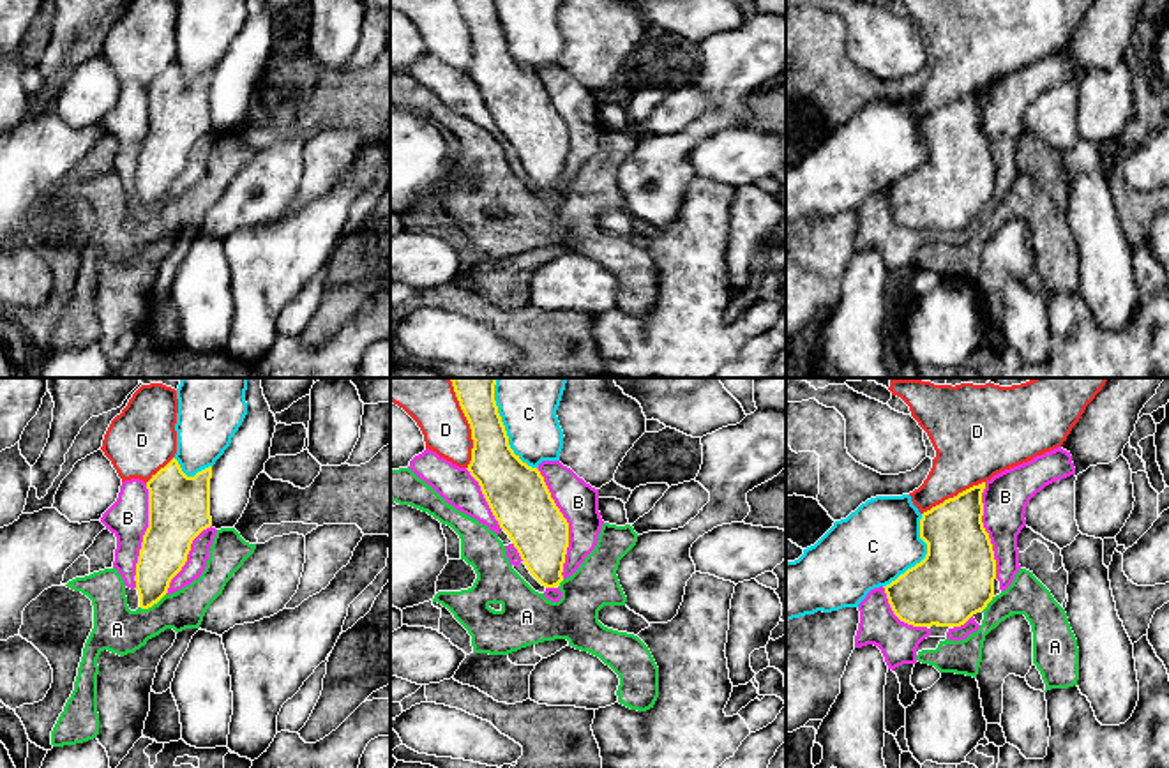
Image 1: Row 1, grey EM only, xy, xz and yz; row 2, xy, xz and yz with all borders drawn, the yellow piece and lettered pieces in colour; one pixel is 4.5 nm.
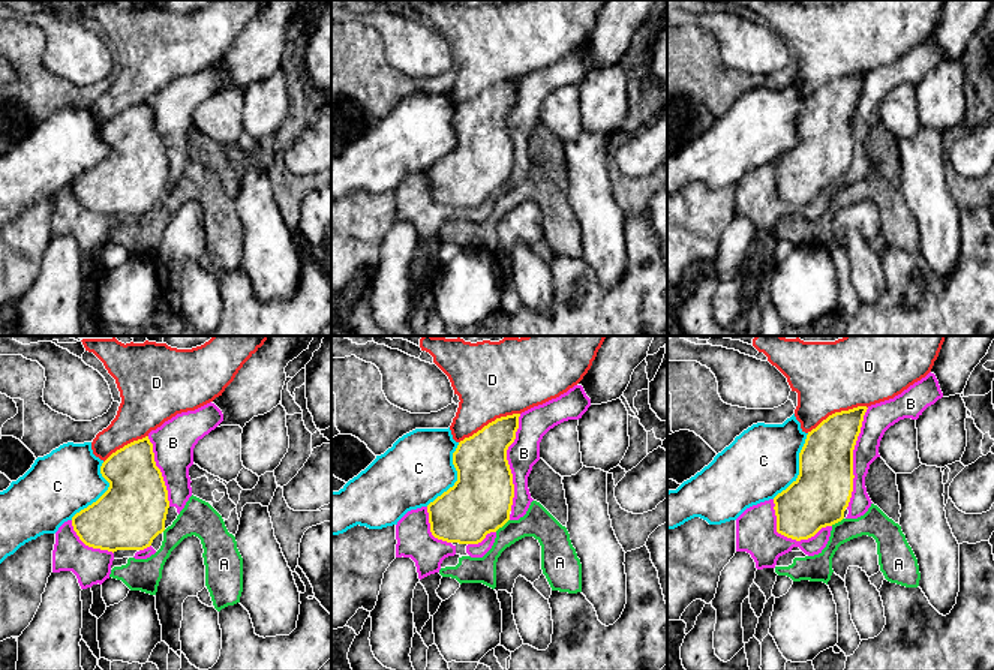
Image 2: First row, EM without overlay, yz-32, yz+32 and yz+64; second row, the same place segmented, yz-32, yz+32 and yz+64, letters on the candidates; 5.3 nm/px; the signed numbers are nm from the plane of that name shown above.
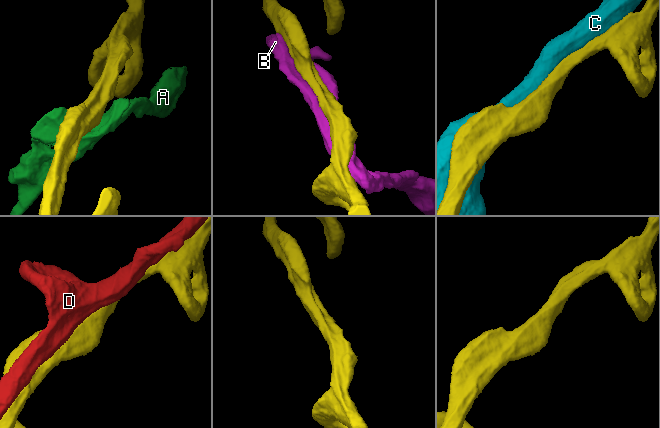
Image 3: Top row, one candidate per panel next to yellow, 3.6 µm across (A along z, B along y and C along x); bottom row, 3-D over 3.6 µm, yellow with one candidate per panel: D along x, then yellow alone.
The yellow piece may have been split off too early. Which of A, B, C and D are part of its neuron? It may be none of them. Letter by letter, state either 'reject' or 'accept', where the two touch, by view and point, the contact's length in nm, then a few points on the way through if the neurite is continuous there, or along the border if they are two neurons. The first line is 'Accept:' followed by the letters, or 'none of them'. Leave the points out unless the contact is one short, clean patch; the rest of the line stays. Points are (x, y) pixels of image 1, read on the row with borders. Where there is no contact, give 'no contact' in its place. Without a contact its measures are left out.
Accept: none of them
A: reject | xy (152, 604) | 140 nm | along xy (165, 594), (150, 606), (140, 608)
B: reject | xz (567, 525) | 500 nm
C: reject | xz (504, 428) | 460 nm
D: reject | xz (468, 422) | 420 nm

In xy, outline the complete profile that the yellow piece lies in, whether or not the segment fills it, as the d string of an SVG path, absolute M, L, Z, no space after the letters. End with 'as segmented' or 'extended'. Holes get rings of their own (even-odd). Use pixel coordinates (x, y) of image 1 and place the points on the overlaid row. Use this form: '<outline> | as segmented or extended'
M173 457L147 482L148 528L134 576L141 609L168 593L171 579L187 561L192 540L212 526L210 478L212 466L187 477Z | as segmented

